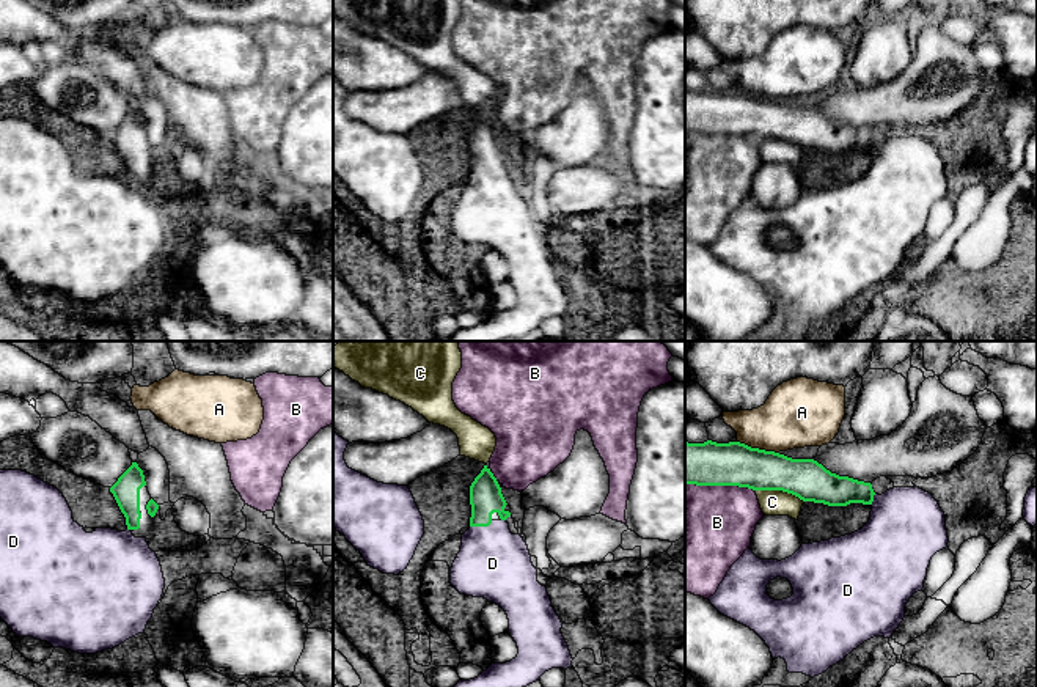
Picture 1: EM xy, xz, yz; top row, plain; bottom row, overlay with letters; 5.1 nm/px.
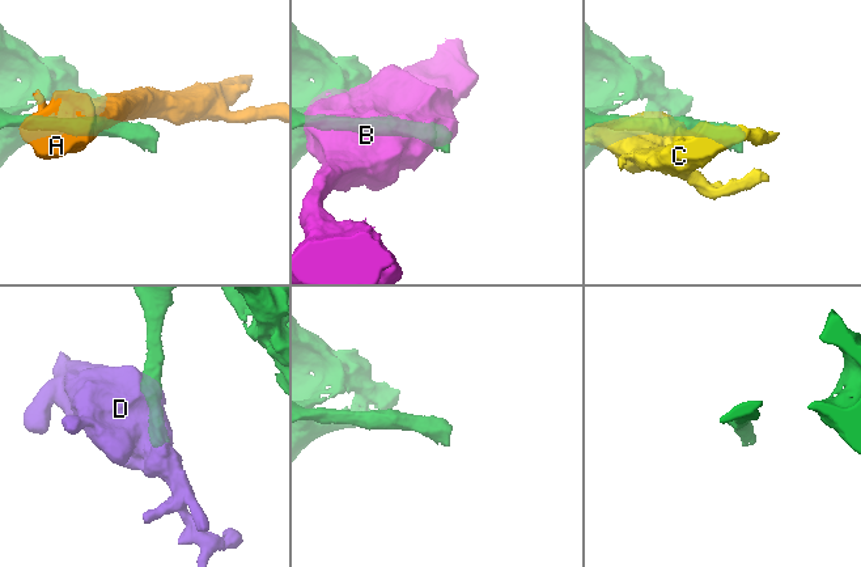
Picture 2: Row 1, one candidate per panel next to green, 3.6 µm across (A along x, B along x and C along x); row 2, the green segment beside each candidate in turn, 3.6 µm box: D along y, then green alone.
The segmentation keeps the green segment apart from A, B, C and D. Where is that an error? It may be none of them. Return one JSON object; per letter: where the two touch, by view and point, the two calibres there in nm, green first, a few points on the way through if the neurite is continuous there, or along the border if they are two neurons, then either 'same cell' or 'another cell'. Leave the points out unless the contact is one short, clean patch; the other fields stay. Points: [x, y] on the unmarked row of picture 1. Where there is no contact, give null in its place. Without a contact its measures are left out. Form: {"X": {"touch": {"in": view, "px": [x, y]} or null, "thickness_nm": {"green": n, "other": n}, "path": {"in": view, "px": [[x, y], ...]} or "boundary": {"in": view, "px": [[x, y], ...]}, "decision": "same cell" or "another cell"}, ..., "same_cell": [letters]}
{"A": {"touch": {"in": "yz", "px": [758, 96]}, "thickness_nm": {"green": 220, "other": 320}, "decision": "another cell"}, "B": {"touch": {"in": "yz", "px": [720, 132]}, "thickness_nm": {"green": 220, "other": 460}, "decision": "another cell"}, "C": {"touch": {"in": "yz", "px": [780, 137]}, "thickness_nm": {"green": 220, "other": 130}, "decision": "another cell"}, "D": {"touch": {"in": "xz", "px": [481, 173]}, "thickness_nm": {"green": 170, "other": 360}, "path": {"in": "xz", "px": [[486, 145], [481, 157], [481, 173], [492, 211]]}, "decision": "same cell"}, "same_cell": ["D"]}

